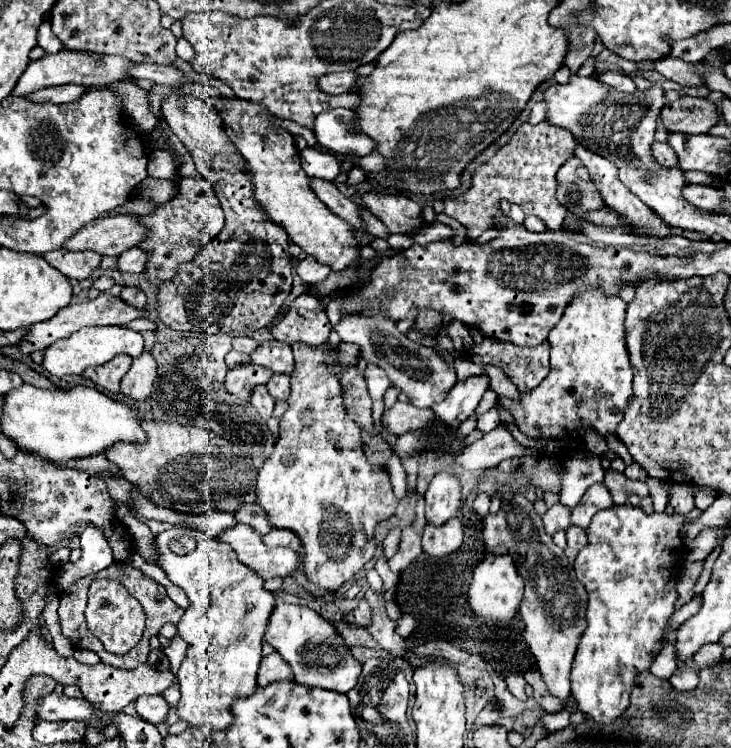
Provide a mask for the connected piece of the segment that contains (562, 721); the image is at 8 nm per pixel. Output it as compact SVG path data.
M561 710L561 712L557 712L557 714L545 714L545 716L541 718L541 722L543 722L543 726L545 726L549 732L559 730L559 728L565 728L565 726L569 726L569 712L567 712L567 710Z

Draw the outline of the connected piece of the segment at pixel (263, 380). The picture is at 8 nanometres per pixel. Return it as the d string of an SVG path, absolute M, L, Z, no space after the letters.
M249 364L249 366L237 366L231 368L227 372L225 378L225 388L227 392L235 394L241 400L249 400L251 388L257 384L267 384L273 372L269 372L269 368L265 366L257 366L257 364Z

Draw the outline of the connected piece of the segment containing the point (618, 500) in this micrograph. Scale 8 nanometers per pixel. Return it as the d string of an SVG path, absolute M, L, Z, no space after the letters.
M607 470L607 472L605 472L605 486L609 488L615 504L625 504L625 502L627 502L627 496L629 496L631 492L635 492L635 494L639 494L639 496L647 496L647 494L649 494L649 488L647 488L645 482L641 482L641 480L631 480L631 478L627 478L625 474L615 472L615 470Z

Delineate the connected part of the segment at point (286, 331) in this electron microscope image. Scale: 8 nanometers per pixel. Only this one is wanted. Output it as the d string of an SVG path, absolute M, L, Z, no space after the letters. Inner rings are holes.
M311 294L297 296L279 322L271 328L271 336L279 342L321 344L329 338L331 324L325 306Z

